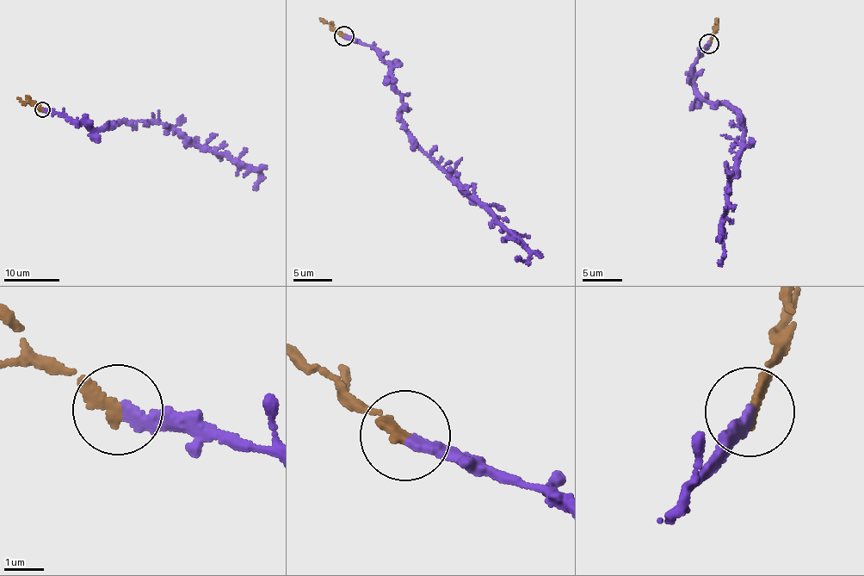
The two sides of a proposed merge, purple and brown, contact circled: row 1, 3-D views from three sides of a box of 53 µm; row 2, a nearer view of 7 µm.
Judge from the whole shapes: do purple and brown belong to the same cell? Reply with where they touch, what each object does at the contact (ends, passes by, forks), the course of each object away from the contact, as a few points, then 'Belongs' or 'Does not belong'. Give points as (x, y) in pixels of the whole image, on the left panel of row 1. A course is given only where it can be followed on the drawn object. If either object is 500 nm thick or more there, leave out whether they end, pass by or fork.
Place: (42, 109). At the ring purple ends. At the ring brown ends. Course of purple: (43, 109), (92, 129), (114, 121), (154, 121), (177, 130), (194, 144), (260, 171), (255, 188). Course of brown: (41, 109), (18, 99). Belongs

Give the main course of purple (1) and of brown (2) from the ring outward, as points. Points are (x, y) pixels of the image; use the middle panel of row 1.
1: (345, 35), (378, 48), (403, 102), (401, 120), (437, 164), (525, 244), (529, 258), (523, 262), (515, 257)
2: (343, 34), (332, 30), (328, 23), (319, 18)

